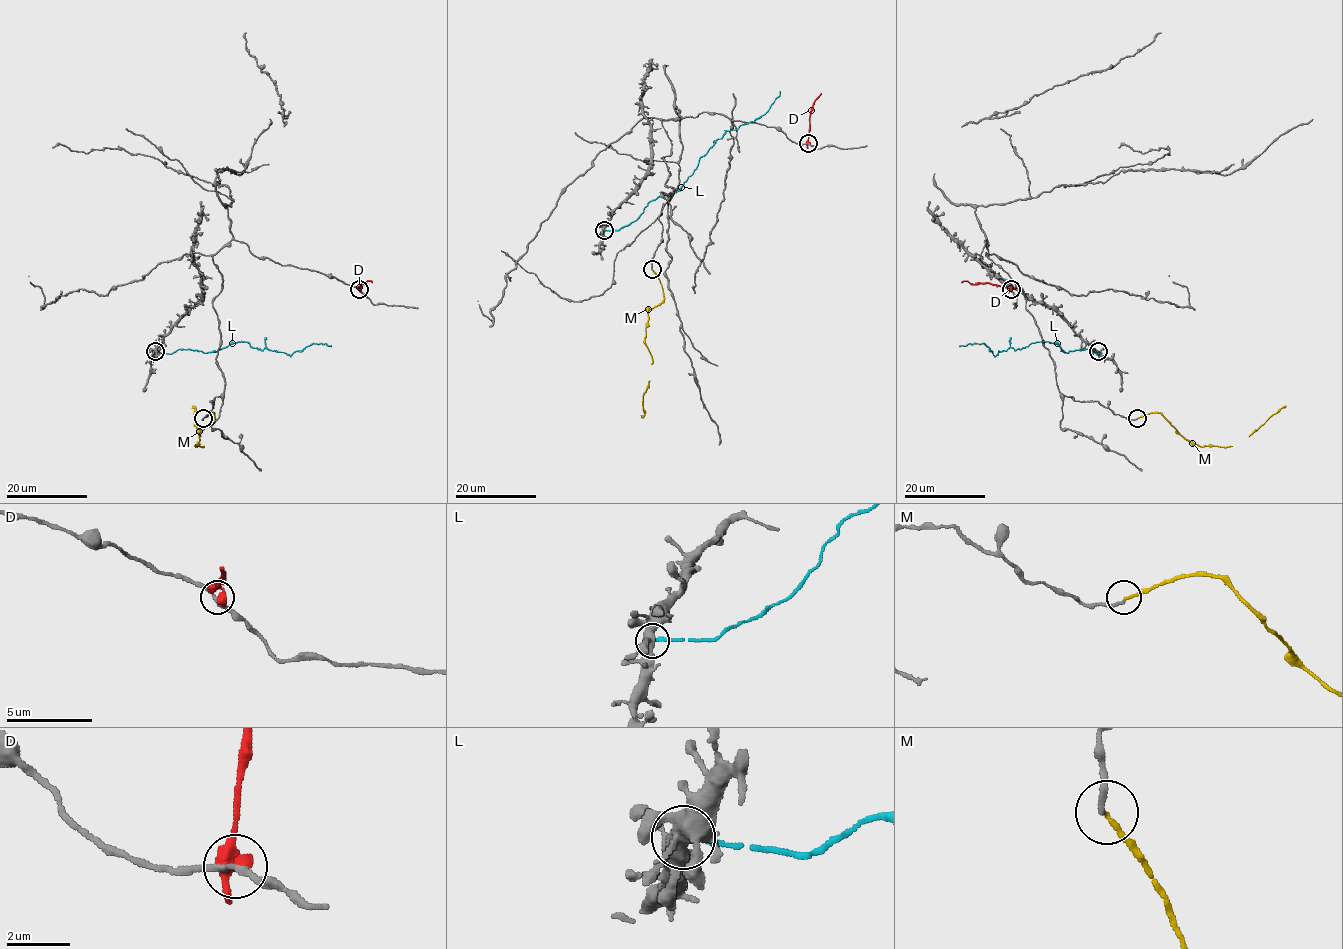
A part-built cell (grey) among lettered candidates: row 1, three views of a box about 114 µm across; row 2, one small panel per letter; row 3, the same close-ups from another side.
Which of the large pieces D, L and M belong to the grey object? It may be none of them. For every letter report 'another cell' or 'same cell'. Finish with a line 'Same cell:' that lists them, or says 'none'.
D: another cell
L: another cell
M: same cell
Same cell: M

